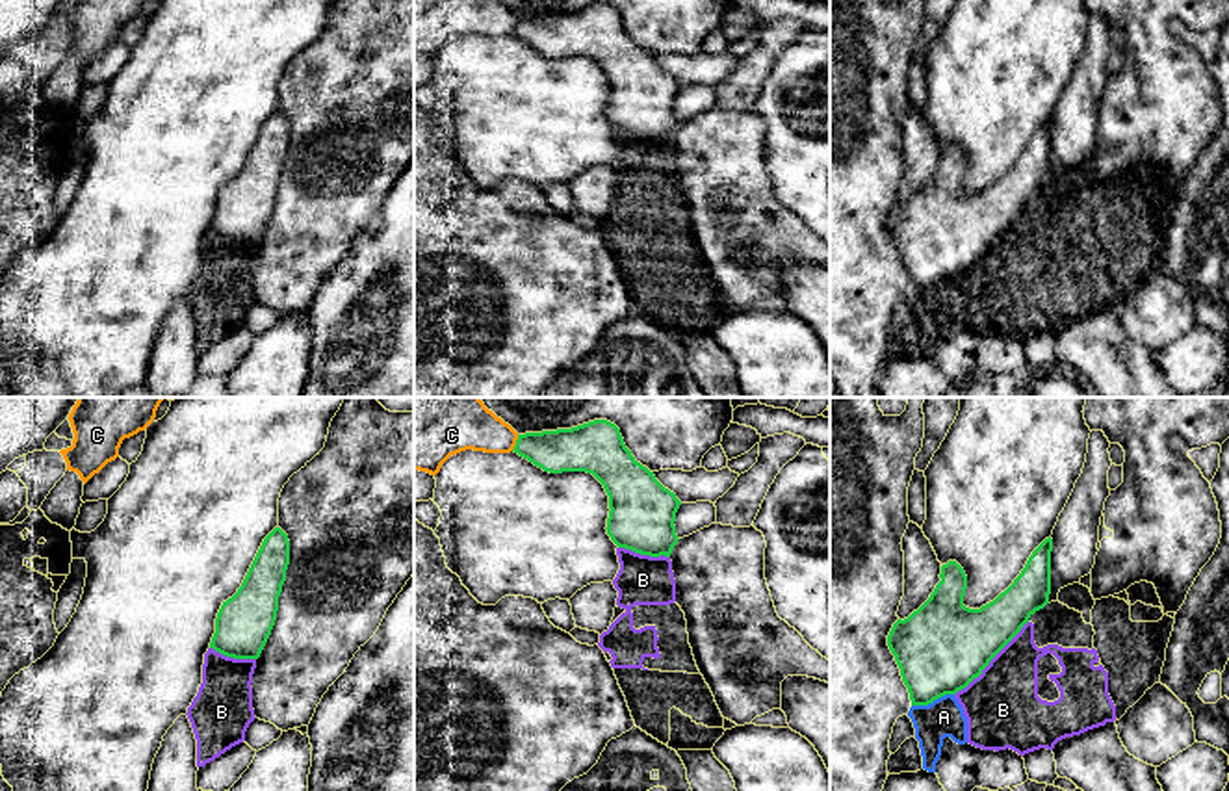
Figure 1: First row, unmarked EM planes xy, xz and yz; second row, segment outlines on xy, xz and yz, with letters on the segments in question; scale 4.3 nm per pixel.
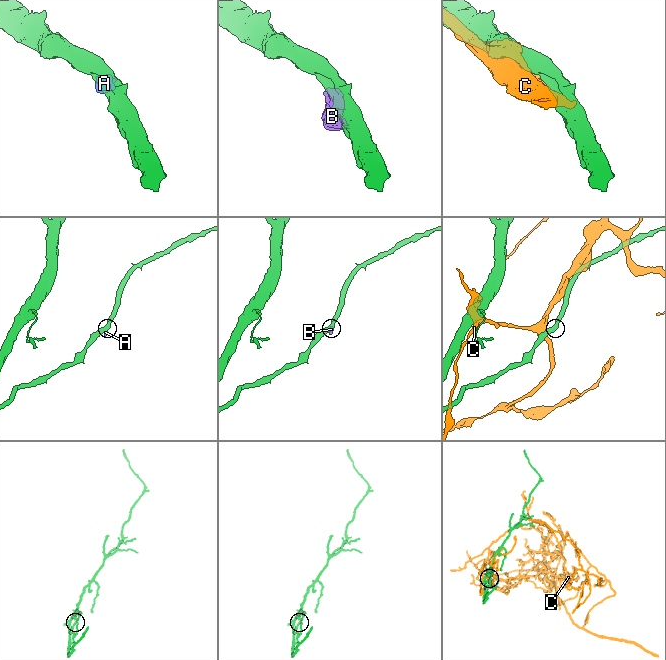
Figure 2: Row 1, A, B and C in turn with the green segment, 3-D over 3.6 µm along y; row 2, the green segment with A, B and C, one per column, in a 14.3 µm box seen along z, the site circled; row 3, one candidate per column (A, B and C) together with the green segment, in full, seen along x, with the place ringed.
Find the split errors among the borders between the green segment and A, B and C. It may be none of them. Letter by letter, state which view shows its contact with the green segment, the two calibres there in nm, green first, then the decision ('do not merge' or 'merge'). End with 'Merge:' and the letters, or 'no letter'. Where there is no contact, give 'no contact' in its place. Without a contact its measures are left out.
A: meets green in yz; 400 nm thick on the green side, 170 nm on the other; do not merge
B: meets green in yz; 400 nm thick on the green side, 320 nm on the other; do not merge
C: meets green in xz; 190 nm thick on the green side, 160 nm on the other; do not merge
Merge: no letter

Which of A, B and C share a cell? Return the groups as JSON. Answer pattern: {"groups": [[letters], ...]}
{"groups": [["A", "B"], ["C"]]}

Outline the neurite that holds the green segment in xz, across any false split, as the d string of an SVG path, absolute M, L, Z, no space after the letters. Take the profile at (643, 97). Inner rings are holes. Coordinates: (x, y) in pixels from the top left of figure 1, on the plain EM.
M594 4L572 13L518 19L512 33L550 58L592 58L609 80L607 119L618 132L670 141L681 85L626 32L620 13Z

